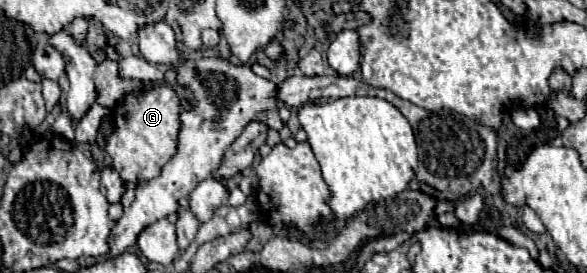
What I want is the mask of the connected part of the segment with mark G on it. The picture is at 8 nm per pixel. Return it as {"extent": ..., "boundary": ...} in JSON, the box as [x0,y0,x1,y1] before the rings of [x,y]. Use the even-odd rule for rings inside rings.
{"extent":[105,86,183,182],"boundary":[[[153,86],[135,94],[127,94],[123,98],[123,106],[127,112],[121,116],[121,130],[115,130],[109,136],[105,150],[113,160],[113,168],[125,182],[151,180],[159,176],[161,168],[177,150],[177,134],[181,128],[179,114],[183,106],[177,94],[167,86]]]}

